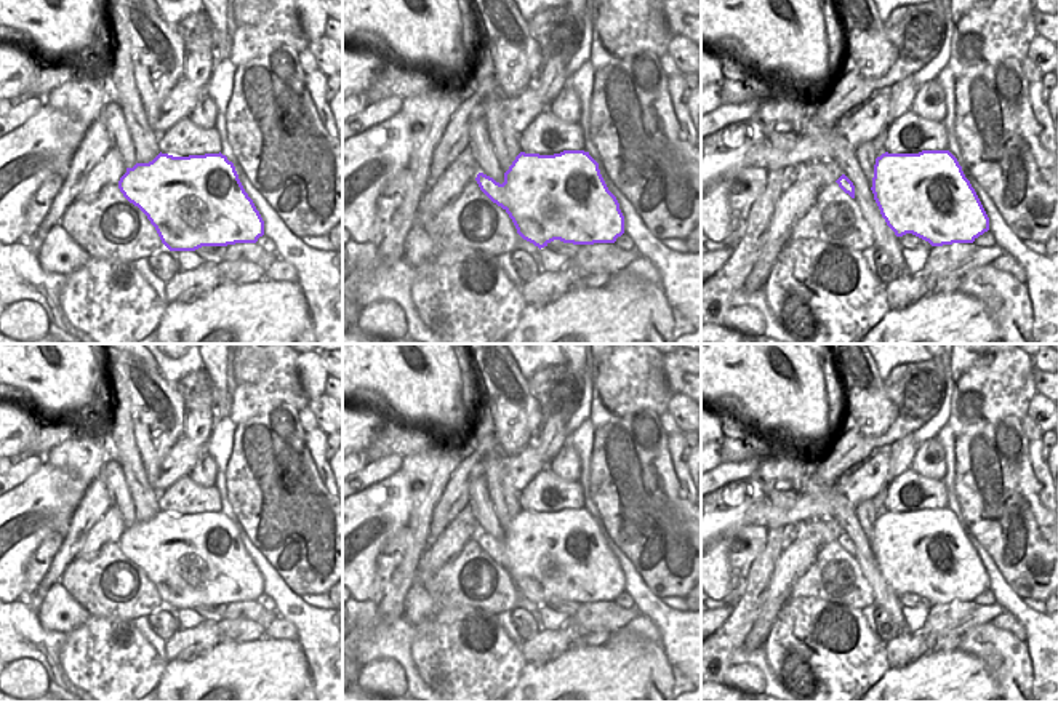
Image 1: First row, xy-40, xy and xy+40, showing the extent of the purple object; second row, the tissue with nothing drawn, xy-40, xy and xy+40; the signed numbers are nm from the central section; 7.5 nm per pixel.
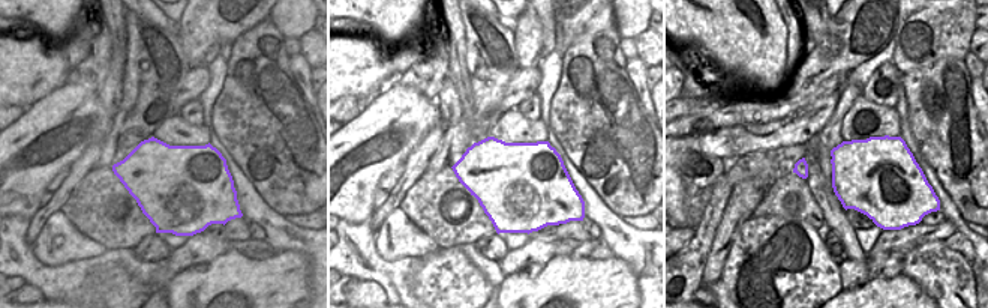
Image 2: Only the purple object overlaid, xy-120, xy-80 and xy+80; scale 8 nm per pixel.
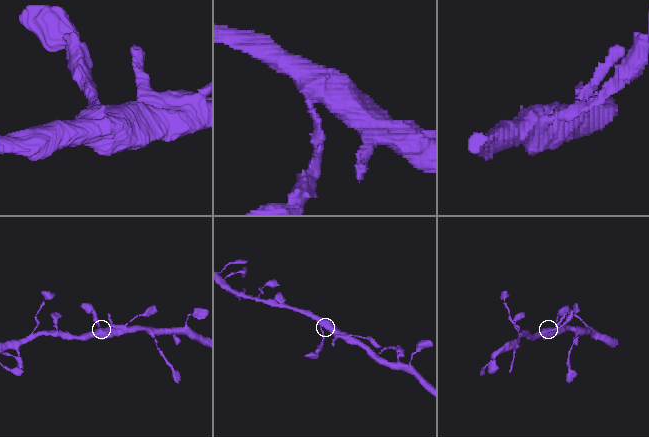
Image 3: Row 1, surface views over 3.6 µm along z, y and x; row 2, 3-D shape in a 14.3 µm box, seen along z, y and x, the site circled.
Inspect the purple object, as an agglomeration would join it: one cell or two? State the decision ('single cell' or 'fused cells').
single cell

